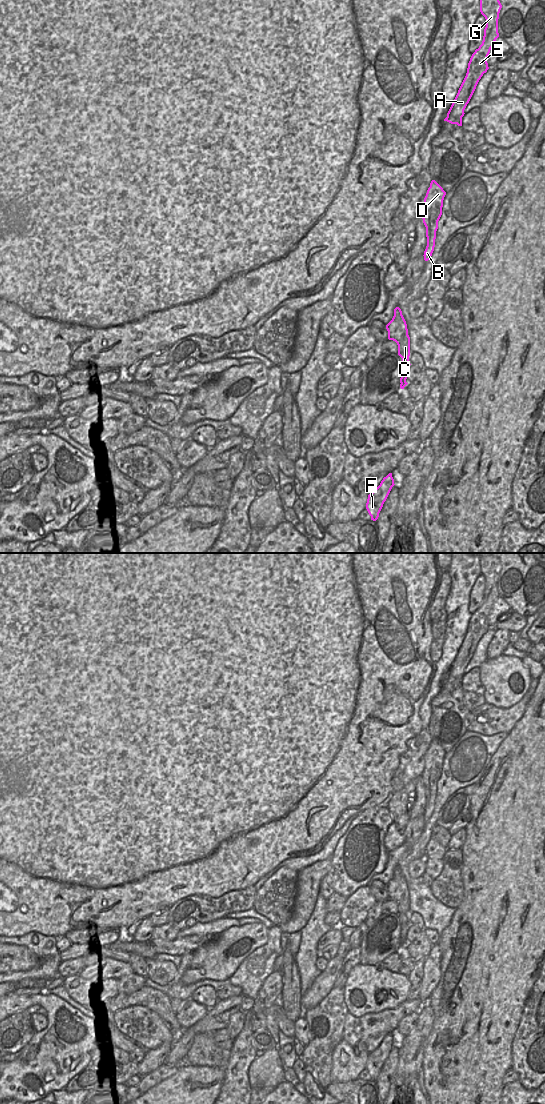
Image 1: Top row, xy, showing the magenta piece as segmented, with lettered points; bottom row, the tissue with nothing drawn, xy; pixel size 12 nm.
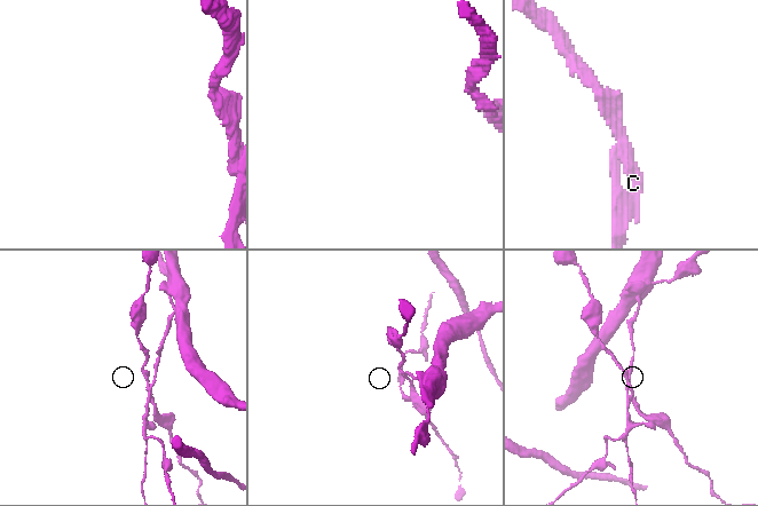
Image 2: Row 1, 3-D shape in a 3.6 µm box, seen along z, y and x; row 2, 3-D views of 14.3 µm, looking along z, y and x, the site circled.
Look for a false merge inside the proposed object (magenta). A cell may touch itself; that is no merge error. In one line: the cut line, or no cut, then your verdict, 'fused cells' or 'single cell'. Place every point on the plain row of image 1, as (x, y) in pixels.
cut in xy along (401, 929), (401, 937); fused cells

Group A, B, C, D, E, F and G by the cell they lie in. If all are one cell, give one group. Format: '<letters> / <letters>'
A B D E F G / C

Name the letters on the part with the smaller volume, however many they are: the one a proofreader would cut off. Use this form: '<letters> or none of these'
A, B, D, E, F, G

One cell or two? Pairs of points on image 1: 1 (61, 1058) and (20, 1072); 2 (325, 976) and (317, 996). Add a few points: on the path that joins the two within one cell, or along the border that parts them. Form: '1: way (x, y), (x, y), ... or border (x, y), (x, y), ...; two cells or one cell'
1: way (51, 1056), (36, 1071), (30, 1071); one cell
2: way (325, 981), (317, 991); one cell

